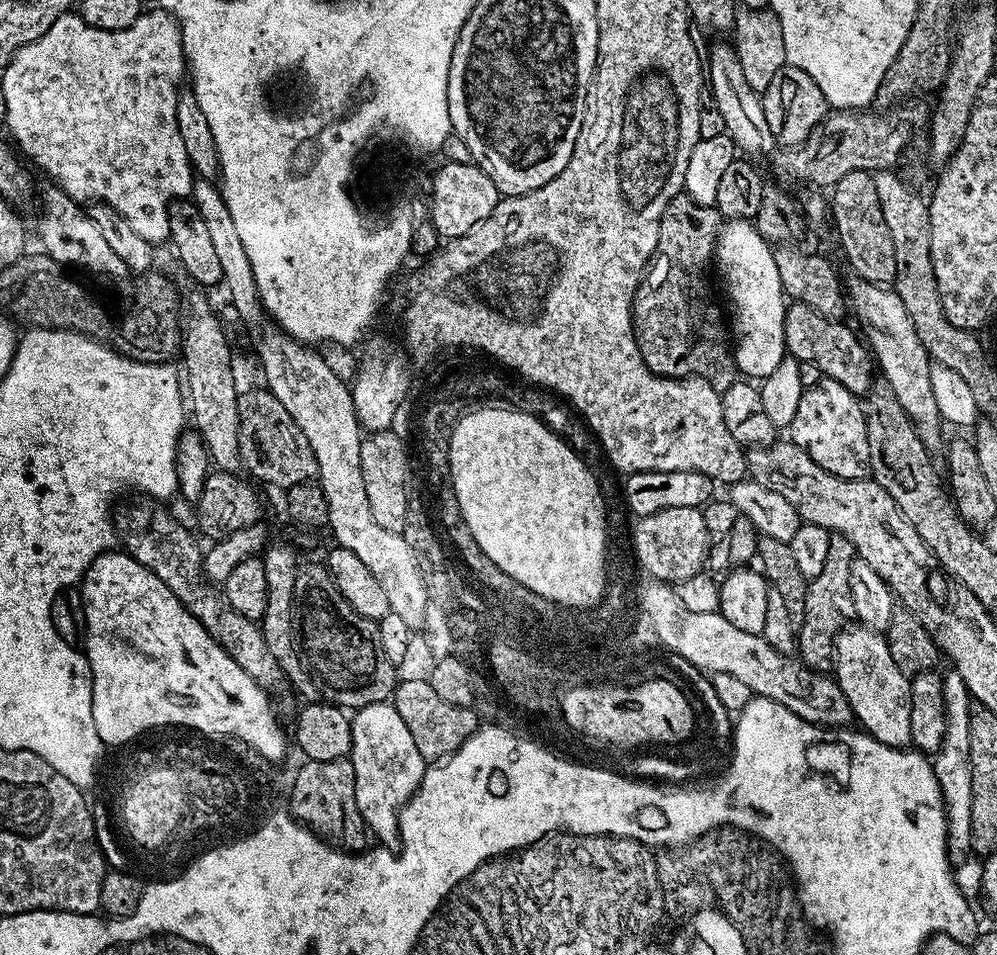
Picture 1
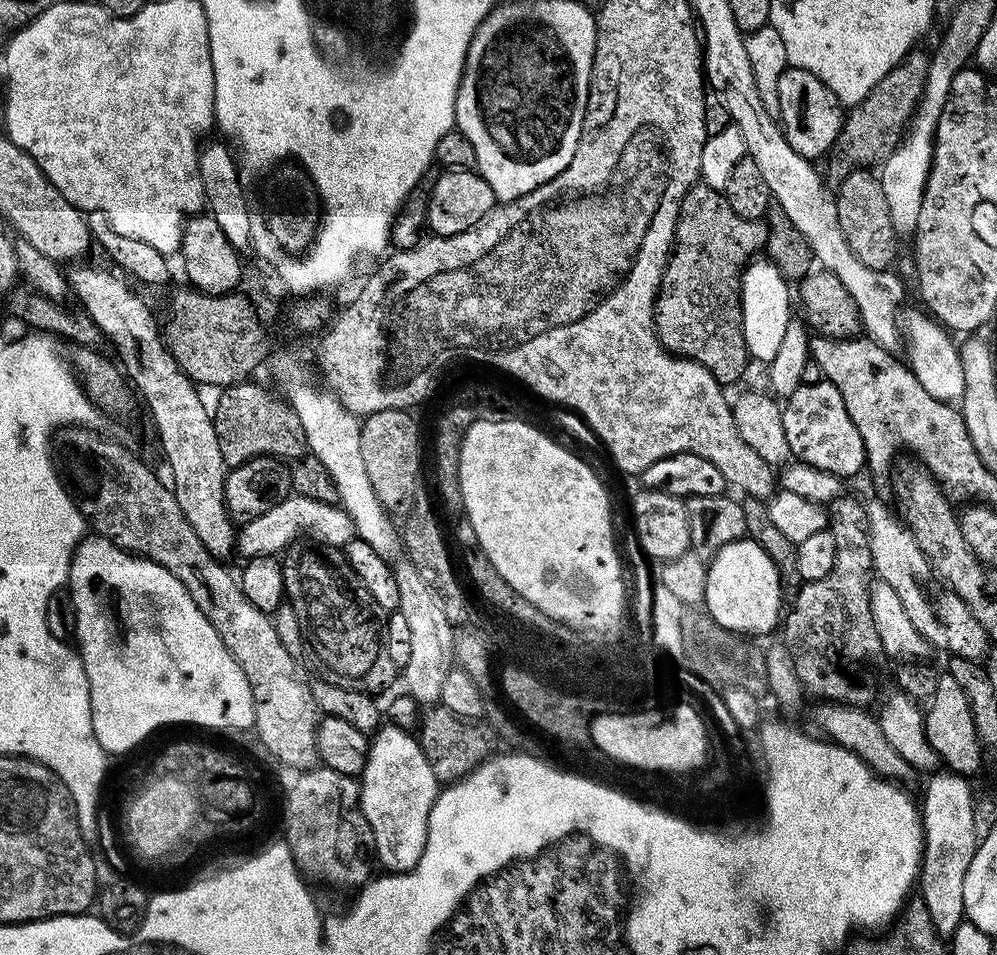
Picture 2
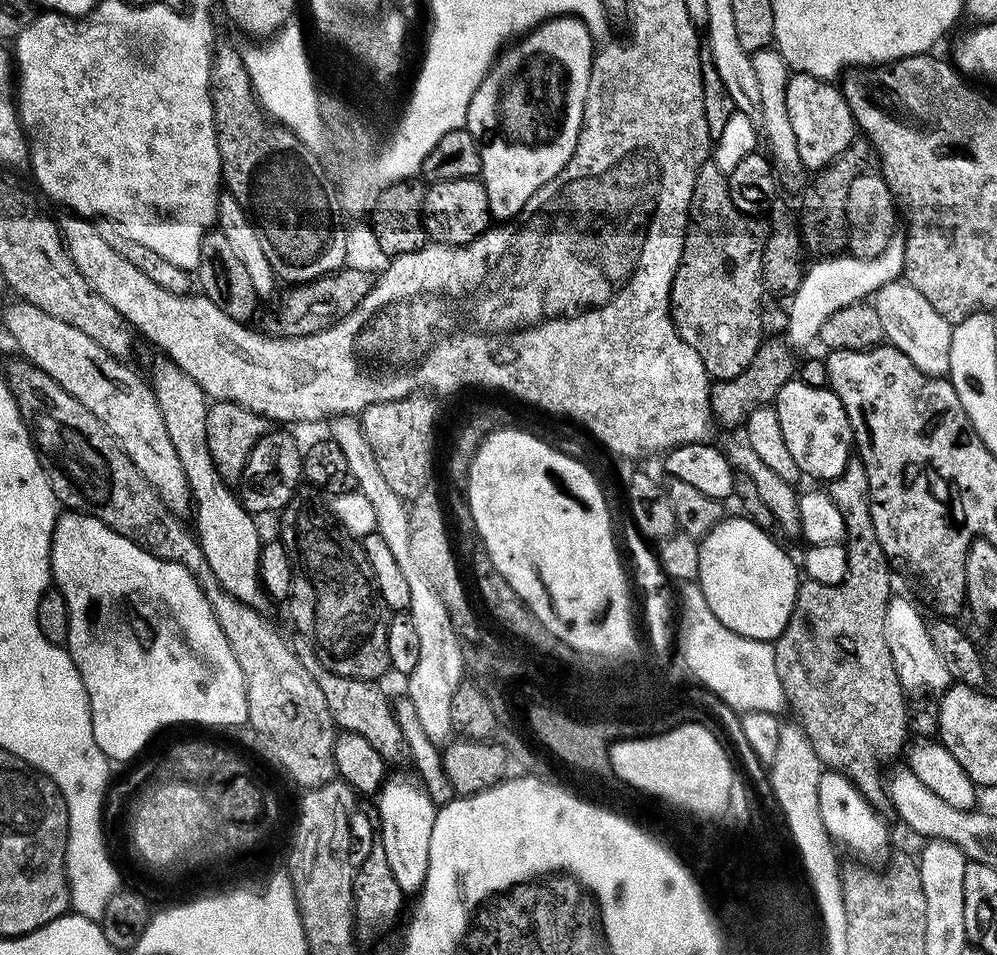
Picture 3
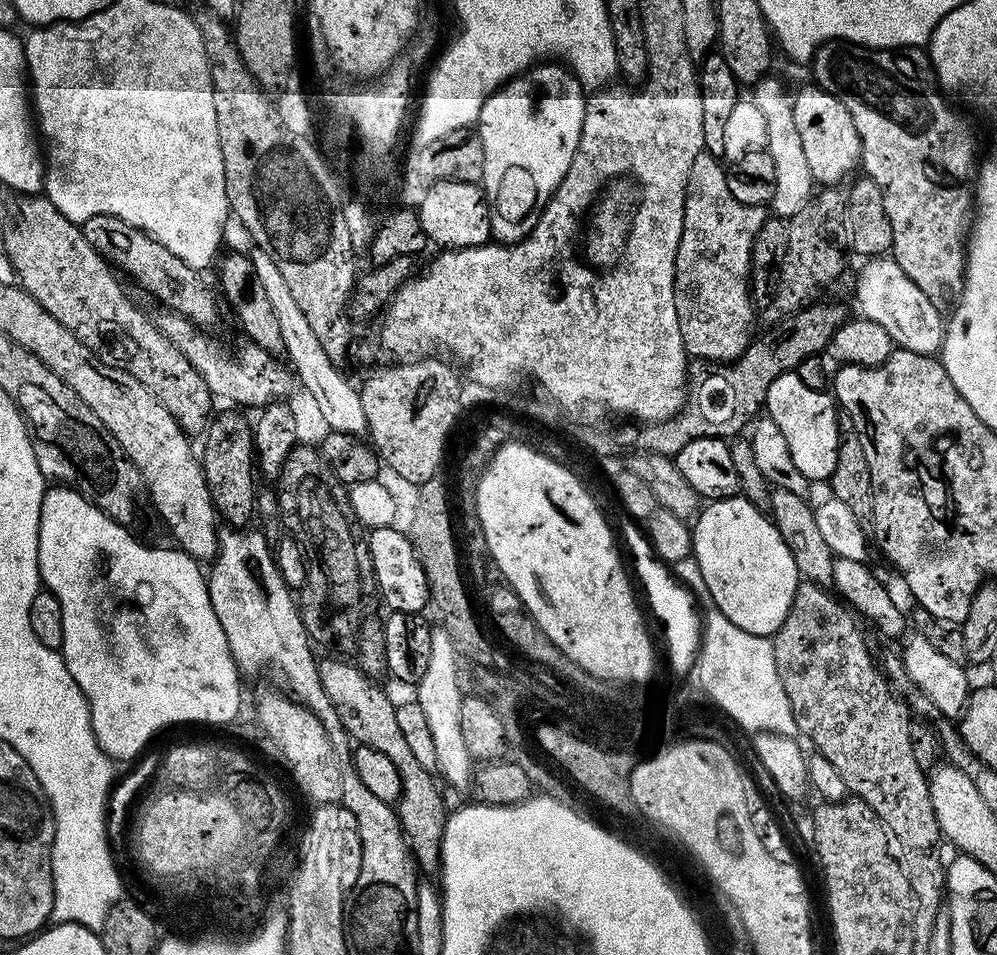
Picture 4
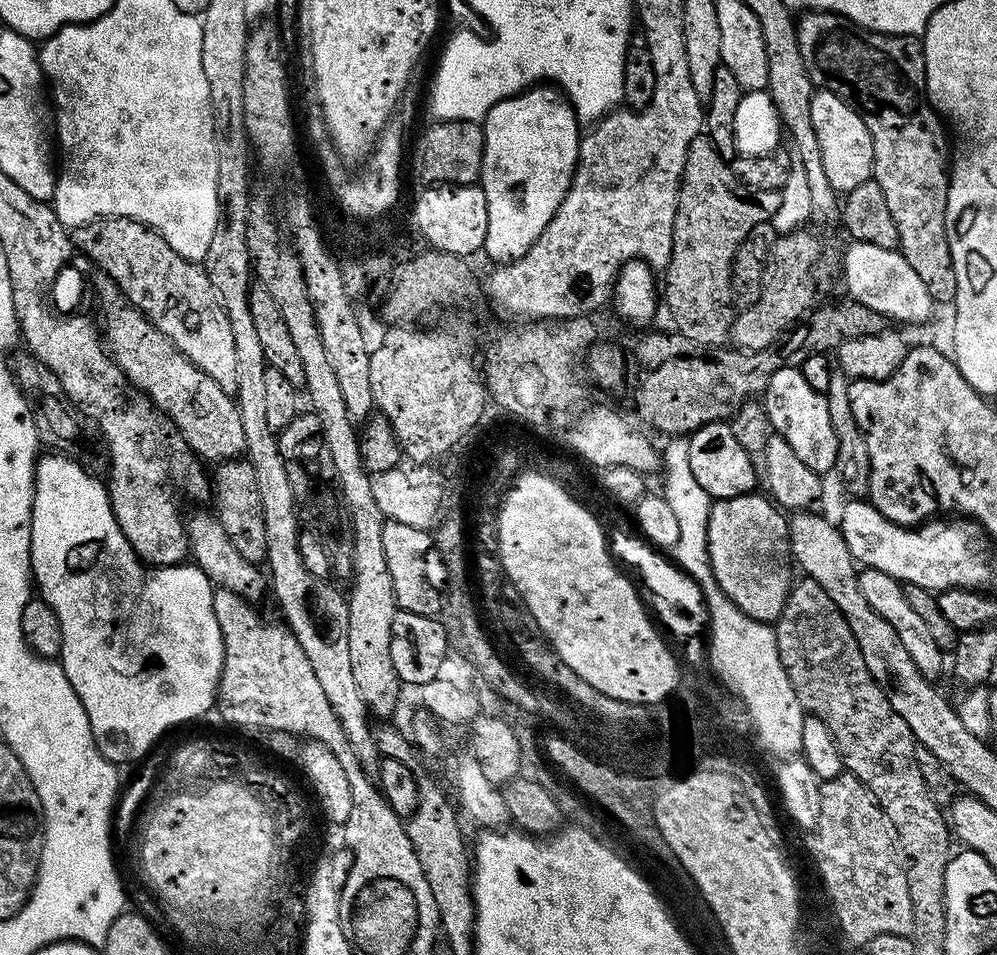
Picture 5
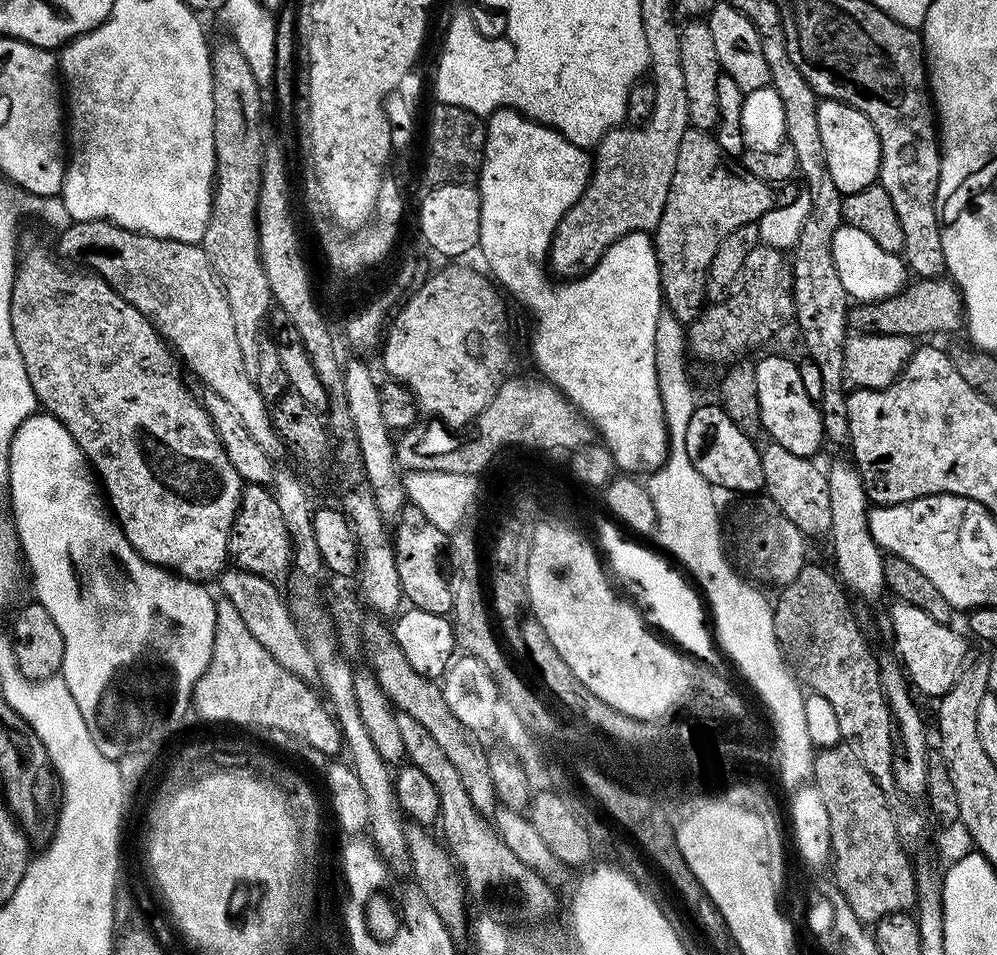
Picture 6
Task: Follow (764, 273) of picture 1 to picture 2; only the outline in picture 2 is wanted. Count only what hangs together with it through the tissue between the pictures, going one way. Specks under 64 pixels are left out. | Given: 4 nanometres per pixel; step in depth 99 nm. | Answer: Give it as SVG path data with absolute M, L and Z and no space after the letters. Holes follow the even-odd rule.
M767 258L753 259L744 269L744 277L740 280L740 309L748 355L753 361L771 362L774 354L778 354L786 326L794 316L792 304L788 301L788 288L789 281Z

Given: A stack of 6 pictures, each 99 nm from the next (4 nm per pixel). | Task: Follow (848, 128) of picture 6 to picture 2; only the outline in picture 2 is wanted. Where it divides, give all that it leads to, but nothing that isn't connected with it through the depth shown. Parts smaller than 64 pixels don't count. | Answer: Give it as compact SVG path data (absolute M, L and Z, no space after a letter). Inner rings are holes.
M788 67L782 78L778 78L778 110L778 123L784 131L786 142L790 142L802 158L816 162L819 156L827 157L835 149L846 112L839 98L822 81L814 78L814 74L801 68Z

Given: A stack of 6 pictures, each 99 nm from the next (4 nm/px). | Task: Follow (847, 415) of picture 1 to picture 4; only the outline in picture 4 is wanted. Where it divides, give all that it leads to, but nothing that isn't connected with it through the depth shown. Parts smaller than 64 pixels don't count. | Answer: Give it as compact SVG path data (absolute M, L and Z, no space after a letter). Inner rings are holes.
M794 371L782 374L774 378L774 382L770 382L764 408L774 426L782 430L786 447L790 449L790 458L794 458L794 466L798 466L798 470L806 474L809 482L831 481L834 466L838 463L838 446L841 441L841 413L835 399L827 391L810 389L802 382L798 372Z

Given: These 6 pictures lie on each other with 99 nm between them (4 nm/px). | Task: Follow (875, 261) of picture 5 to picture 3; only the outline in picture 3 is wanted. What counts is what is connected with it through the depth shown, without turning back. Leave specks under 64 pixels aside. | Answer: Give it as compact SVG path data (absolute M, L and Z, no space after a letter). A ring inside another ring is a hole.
M903 279L879 288L874 303L878 318L882 318L887 343L902 350L902 354L906 354L906 358L910 358L920 372L928 376L947 377L953 325L947 324L942 314L938 314L938 310L934 310L934 306L930 306L930 302L926 302L926 298L922 298L922 294L918 294L918 290L914 290L914 286Z

